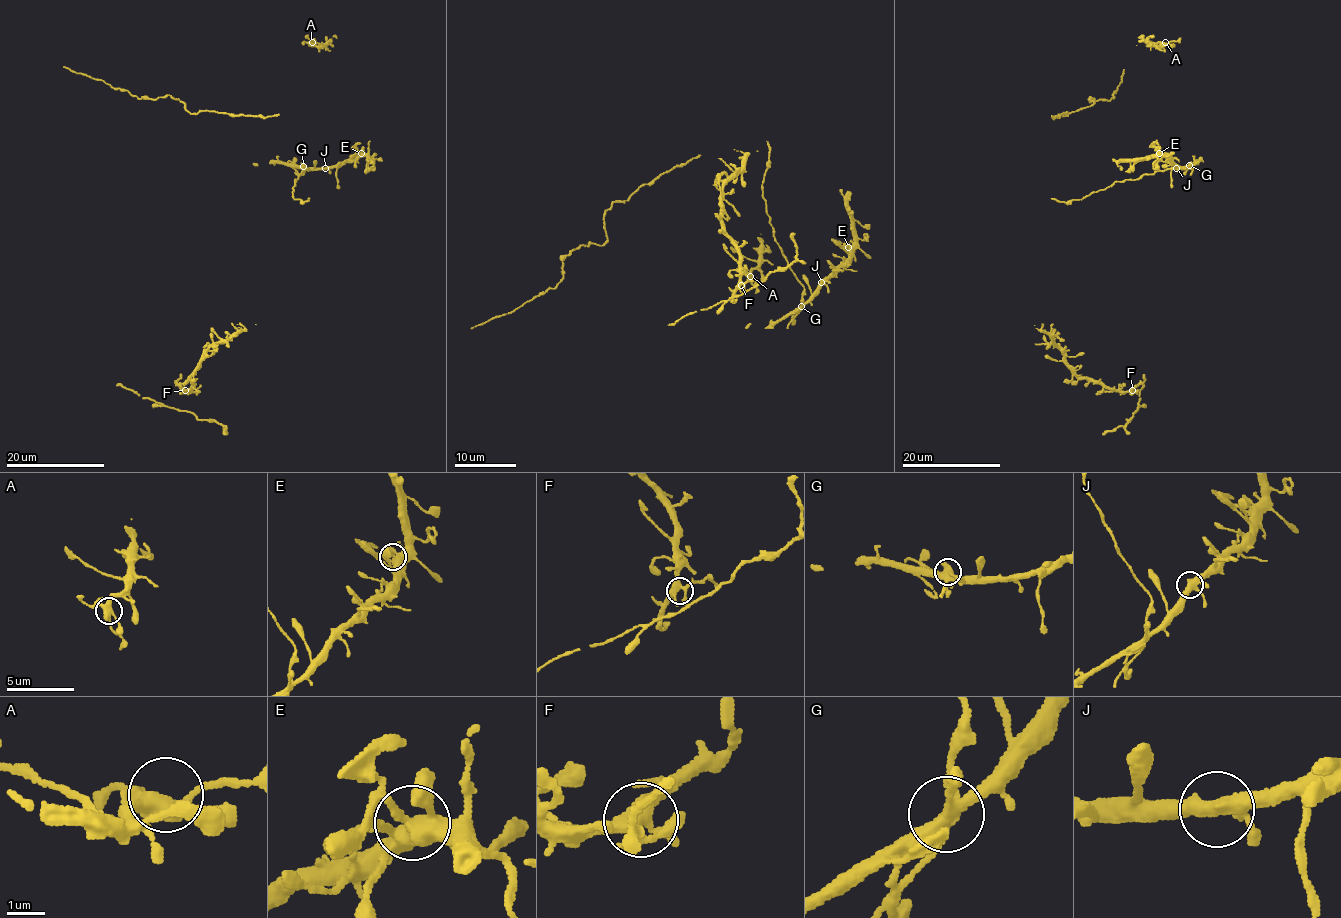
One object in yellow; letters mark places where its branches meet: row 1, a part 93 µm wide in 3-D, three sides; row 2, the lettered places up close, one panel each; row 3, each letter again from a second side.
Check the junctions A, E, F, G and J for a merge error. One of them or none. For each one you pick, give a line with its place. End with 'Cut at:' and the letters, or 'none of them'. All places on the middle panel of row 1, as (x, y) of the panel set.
Cut at: none of them

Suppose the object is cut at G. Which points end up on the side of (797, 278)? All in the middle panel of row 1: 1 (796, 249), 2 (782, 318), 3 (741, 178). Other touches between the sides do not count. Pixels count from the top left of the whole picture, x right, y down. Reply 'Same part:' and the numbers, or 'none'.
Same part: none

